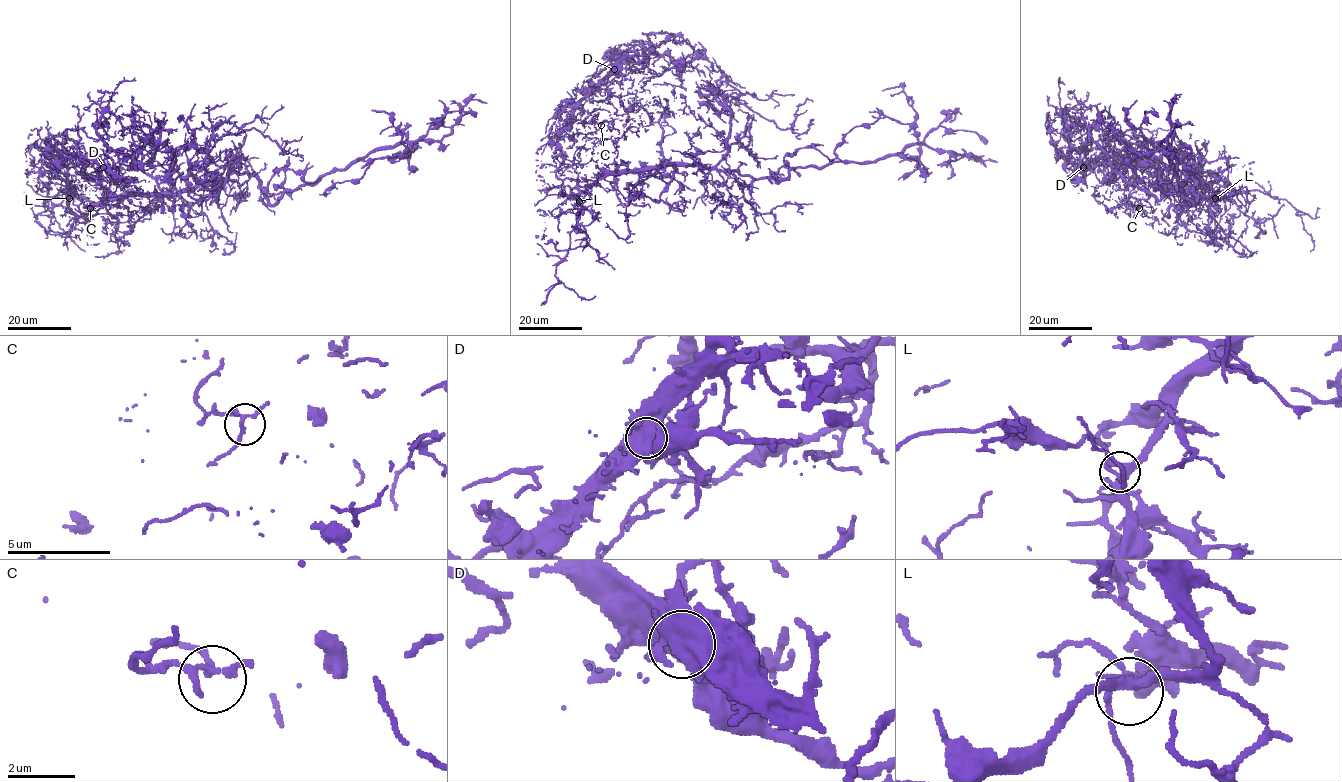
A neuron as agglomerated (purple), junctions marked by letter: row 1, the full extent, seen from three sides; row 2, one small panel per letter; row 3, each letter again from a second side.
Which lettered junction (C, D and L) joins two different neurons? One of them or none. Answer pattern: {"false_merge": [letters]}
{"false_merge": ["D"]}

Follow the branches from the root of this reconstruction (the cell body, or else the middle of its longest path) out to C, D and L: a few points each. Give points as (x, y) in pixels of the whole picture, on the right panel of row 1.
C: (1085, 127), (1082, 151), (1088, 128), (1065, 112), (1069, 172), (1130, 158), (1139, 208)
D: (1085, 127), (1082, 151), (1088, 128), (1077, 130), (1065, 112), (1065, 165), (1070, 173), (1083, 167)
L: (1085, 127), (1127, 183), (1159, 200), (1181, 184), (1188, 202), (1203, 195), (1215, 198)

